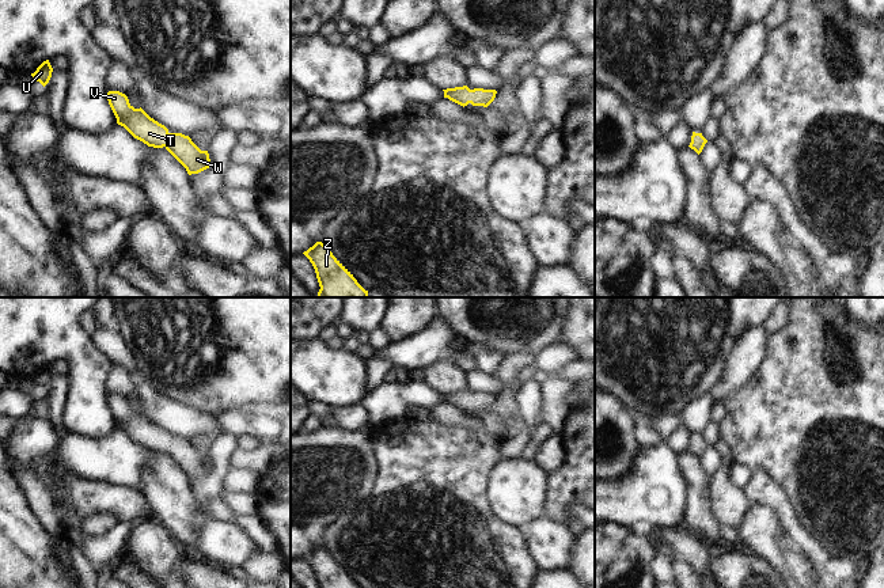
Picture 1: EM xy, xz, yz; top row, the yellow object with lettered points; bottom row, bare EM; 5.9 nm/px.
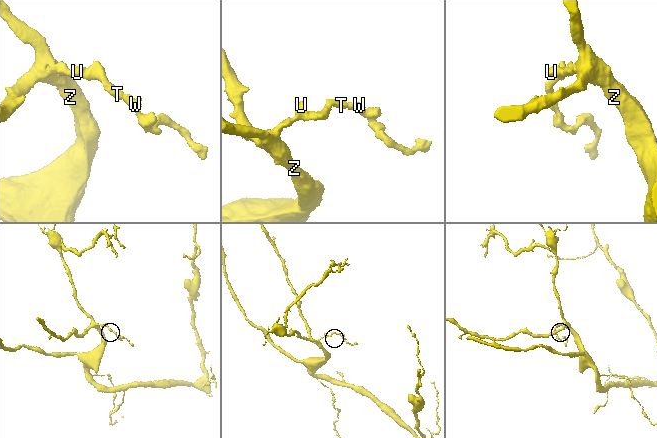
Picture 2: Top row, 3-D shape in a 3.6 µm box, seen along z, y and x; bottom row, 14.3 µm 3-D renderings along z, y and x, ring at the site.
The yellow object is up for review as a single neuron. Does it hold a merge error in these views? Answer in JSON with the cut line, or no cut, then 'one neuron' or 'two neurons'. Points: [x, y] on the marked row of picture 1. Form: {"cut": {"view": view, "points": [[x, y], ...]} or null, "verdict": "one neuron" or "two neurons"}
{"cut": null, "verdict": "one neuron"}

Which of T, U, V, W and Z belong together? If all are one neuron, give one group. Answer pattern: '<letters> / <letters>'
T U V W Z

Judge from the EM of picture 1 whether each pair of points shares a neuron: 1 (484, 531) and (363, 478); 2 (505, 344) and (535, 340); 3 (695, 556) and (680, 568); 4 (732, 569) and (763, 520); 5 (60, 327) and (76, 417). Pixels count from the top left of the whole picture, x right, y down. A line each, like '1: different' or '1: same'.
1: different
2: same
3: different
4: different
5: same

